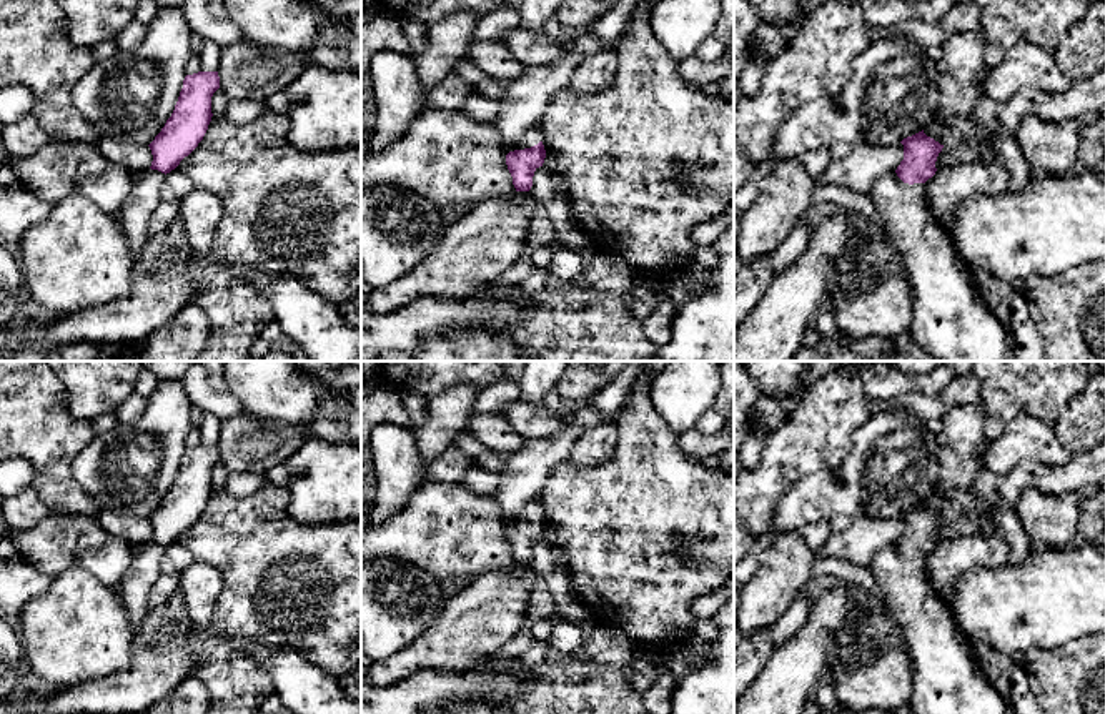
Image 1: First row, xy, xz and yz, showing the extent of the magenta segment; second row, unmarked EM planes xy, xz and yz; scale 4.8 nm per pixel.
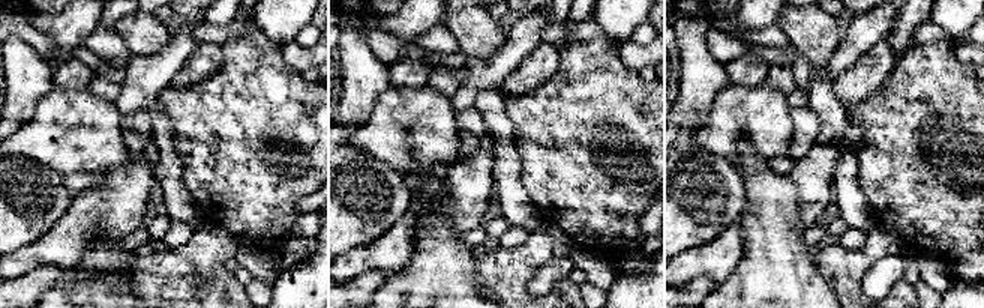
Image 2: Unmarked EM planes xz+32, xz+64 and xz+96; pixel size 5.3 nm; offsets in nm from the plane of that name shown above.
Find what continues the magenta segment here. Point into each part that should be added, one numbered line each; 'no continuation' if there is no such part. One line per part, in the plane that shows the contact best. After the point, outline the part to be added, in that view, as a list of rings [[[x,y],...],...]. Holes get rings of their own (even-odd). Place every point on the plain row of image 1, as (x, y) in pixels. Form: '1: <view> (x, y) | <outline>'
1: yz (946, 681) | [[[895,543],[882,546],[869,571],[877,581],[884,609],[900,627],[912,662],[912,714],[1007,714],[1008,704],[992,682],[975,669],[972,647],[962,639],[950,612],[934,591],[924,556],[904,556]]]

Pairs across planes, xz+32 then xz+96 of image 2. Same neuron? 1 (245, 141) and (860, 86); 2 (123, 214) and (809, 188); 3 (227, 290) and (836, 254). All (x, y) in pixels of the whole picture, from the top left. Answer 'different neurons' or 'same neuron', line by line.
1: different neurons
2: same neuron
3: same neuron

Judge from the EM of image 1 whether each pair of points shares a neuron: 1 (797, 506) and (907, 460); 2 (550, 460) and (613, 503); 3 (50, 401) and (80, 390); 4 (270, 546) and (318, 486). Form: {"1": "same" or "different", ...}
{"1": "same", "2": "different", "3": "different", "4": "different"}

